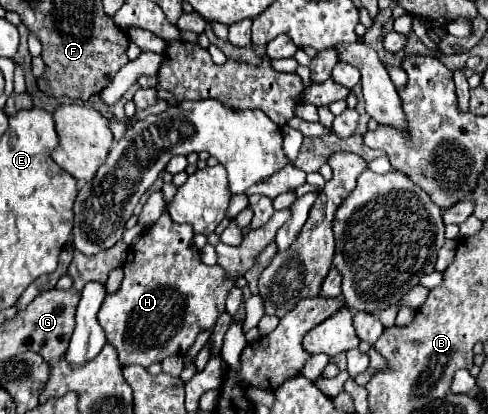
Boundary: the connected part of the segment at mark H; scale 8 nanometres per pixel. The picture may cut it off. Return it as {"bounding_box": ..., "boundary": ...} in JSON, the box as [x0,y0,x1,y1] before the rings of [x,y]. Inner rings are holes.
{"bounding_box":[98,210,236,366],"boundary":[[[164,210],[160,220],[154,226],[146,228],[140,242],[128,250],[128,258],[122,266],[122,286],[114,294],[106,294],[104,304],[98,312],[98,324],[104,328],[108,344],[116,348],[122,366],[150,366],[154,362],[162,362],[168,356],[184,356],[194,344],[196,334],[204,328],[214,328],[216,318],[226,310],[224,300],[228,290],[234,288],[236,278],[226,280],[222,268],[202,264],[198,248],[192,246],[192,236],[194,232],[190,230],[190,226],[176,224]]]}

